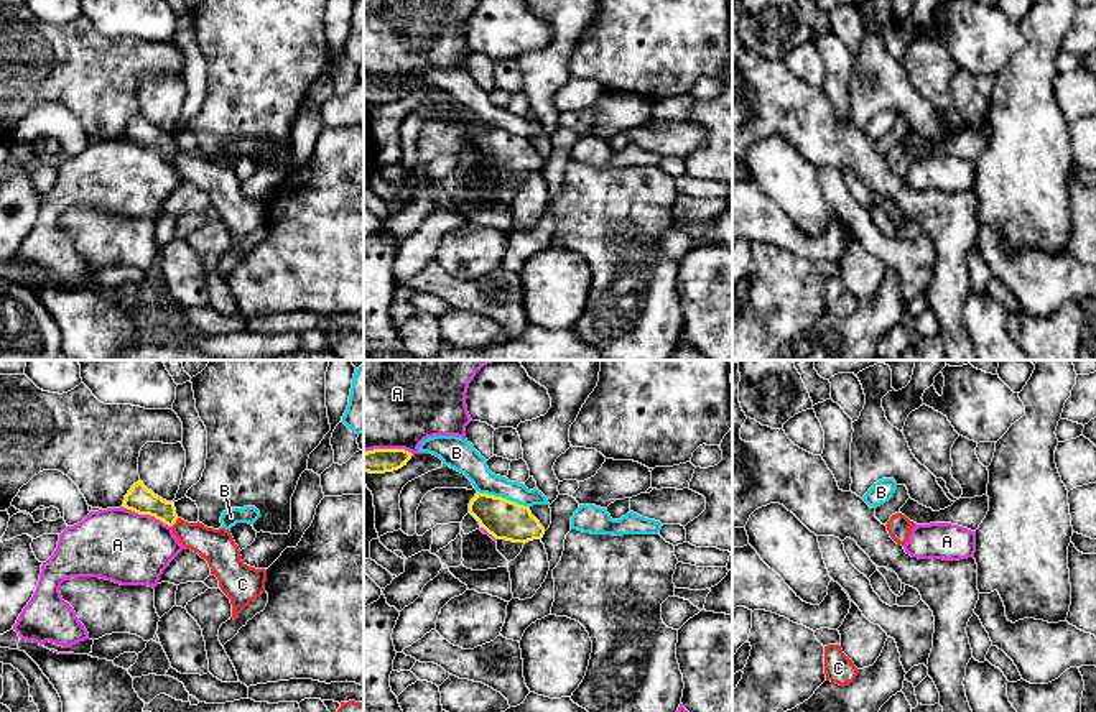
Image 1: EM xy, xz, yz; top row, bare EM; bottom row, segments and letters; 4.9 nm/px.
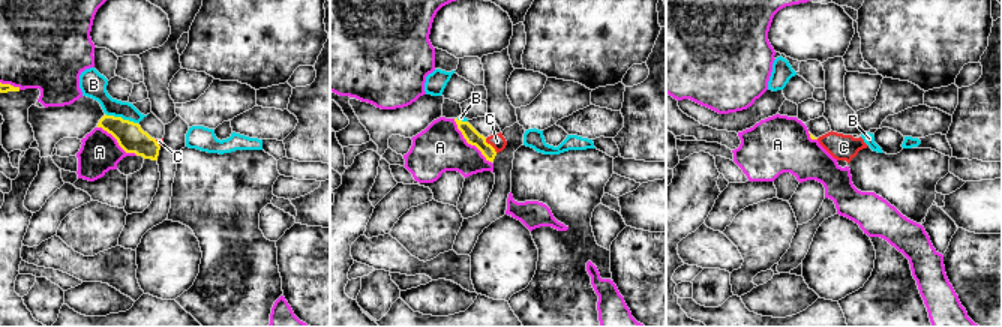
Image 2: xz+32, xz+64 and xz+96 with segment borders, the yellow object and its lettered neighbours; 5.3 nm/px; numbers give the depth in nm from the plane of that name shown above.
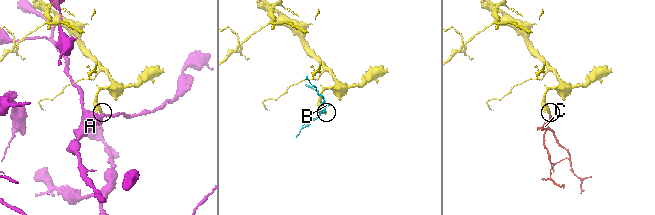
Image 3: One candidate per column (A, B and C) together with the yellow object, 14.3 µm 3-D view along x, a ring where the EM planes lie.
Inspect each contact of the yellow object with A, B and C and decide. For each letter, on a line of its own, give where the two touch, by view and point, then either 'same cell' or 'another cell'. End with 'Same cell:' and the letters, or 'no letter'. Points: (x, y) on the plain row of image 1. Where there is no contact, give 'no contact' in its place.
A: xy (147, 145) | another cell
B: xz (504, 130) | another cell
C: xy (175, 153) | same cell
Same cell: C

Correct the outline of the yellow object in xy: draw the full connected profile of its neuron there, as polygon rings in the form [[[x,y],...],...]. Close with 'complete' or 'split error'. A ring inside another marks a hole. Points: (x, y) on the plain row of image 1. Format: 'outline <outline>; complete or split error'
outline [[[142,112],[132,117],[123,132],[123,140],[138,146],[150,146],[173,160],[178,173],[201,189],[217,209],[221,222],[230,230],[232,248],[265,224],[267,201],[255,201],[242,192],[240,181],[225,160],[207,160],[202,155],[188,155],[176,146],[173,133],[148,122]]]; split error

